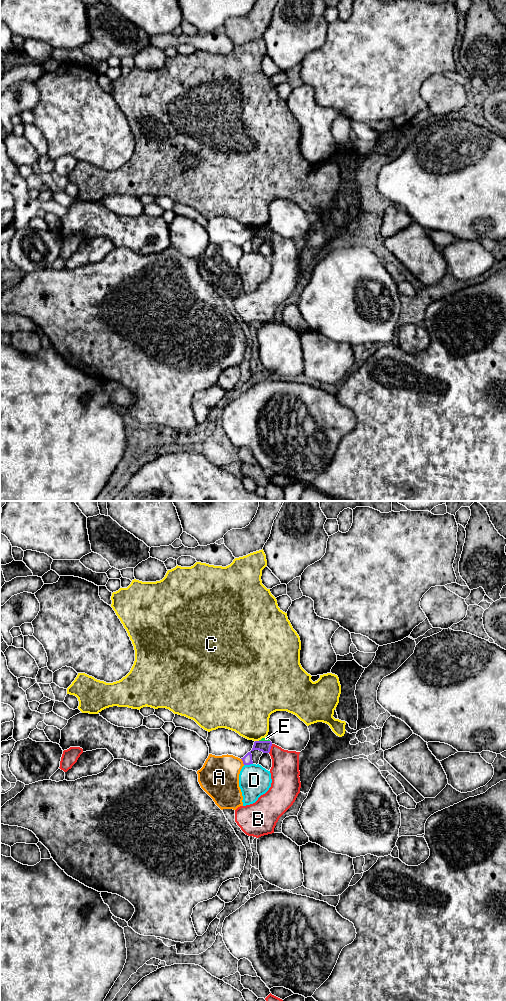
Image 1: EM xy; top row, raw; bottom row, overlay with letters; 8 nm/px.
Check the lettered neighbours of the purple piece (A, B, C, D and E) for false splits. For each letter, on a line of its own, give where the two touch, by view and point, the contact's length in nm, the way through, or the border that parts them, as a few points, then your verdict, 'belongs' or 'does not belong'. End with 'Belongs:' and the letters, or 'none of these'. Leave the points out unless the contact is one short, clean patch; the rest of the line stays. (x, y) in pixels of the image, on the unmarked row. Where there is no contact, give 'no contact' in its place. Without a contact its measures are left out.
A: contact xy (242, 248); length 60 nm; border xy (241, 246), (244, 252); does not belong
B: contact xy (270, 236); length 80 nm; border xy (272, 232), (268, 240); does not belong
C: contact xy (257, 229); length 30 nm; does not belong
D: contact xy (248, 252); length 70 nm; border xy (252, 251), (244, 253); does not belong
E: contact xy (264, 229); length 90 nm; border xy (259, 228), (269, 229); does not belong
Belongs: none of these

